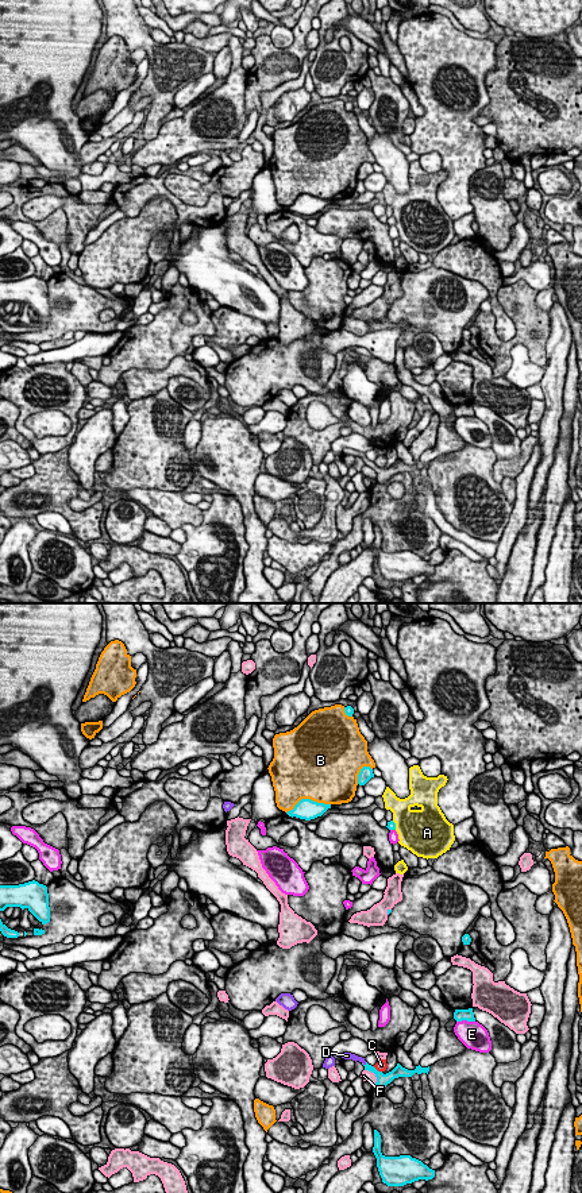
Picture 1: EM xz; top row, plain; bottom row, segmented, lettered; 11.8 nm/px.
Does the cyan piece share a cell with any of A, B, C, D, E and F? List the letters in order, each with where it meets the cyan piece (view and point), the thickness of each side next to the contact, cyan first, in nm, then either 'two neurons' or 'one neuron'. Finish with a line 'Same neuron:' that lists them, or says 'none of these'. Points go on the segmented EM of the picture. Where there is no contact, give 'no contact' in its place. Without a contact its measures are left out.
A: xz (394, 825) | 100/440 nm | two neurons
B: xz (308, 799) | 240/480 nm | two neurons
C: xz (376, 1069) | 160/130 nm | two neurons
D: xz (366, 1064) | 130/100 nm | one neuron
E: xz (465, 1019) | 140/320 nm | two neurons
F: xz (374, 1073) | 160/130 nm | two neurons
Same neuron: D

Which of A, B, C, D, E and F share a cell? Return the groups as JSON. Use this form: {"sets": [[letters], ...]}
{"sets": [["A"], ["B"], ["C"], ["D"], ["E"], ["F"]]}

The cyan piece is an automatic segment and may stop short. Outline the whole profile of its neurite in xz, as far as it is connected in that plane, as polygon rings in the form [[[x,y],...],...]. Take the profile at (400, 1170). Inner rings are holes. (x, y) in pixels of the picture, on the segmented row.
[[[374,1130],[373,1153],[382,1182],[388,1186],[404,1186],[419,1180],[432,1180],[435,1170],[411,1155],[385,1157],[381,1153],[381,1135]]]

